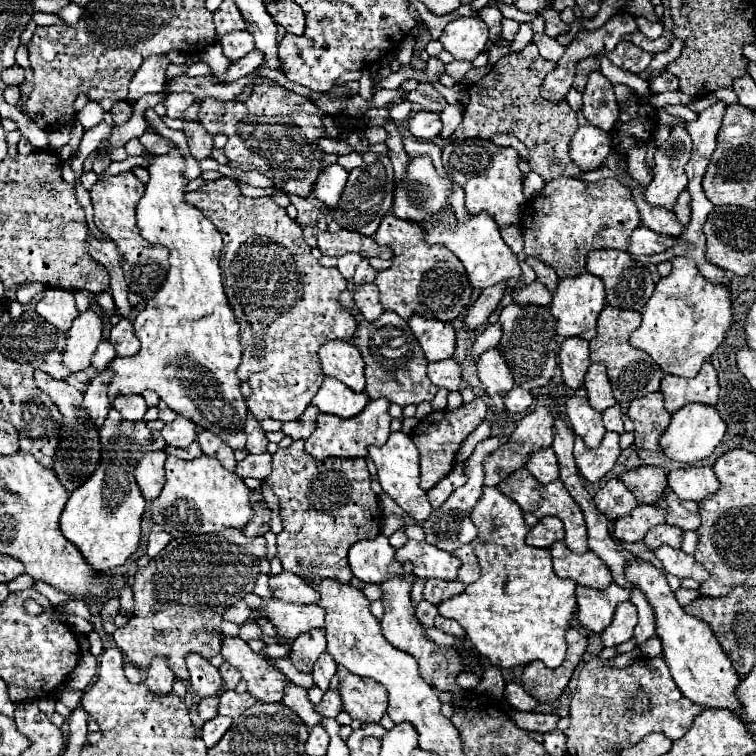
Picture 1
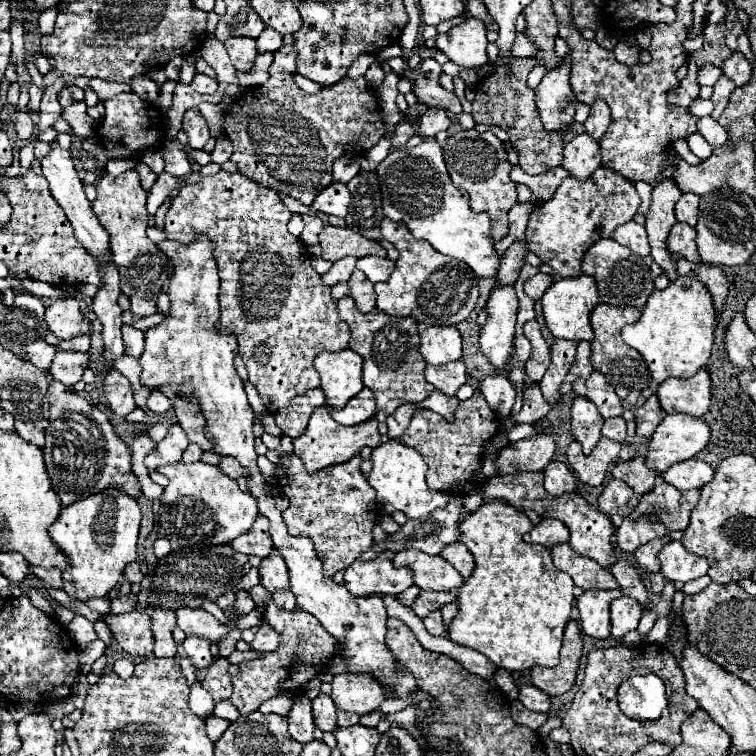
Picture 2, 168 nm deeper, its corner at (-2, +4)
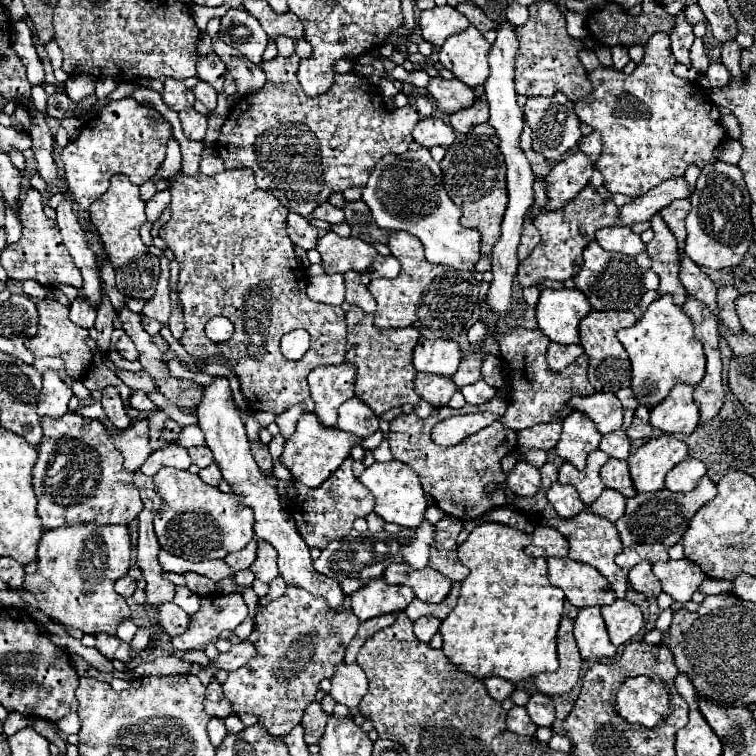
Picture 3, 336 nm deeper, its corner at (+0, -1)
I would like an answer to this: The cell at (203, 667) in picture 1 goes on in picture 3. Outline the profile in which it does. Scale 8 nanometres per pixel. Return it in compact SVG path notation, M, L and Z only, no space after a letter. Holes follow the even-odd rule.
M213 594L201 598L201 608L191 616L189 630L171 636L171 644L179 652L203 650L205 644L219 638L223 630L235 630L247 618L247 606L239 594Z

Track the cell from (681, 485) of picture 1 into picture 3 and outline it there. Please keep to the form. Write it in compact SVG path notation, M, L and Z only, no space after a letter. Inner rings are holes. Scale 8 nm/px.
M689 456L667 474L665 488L671 492L689 492L697 486L697 482L703 474L705 474L705 464L701 460Z

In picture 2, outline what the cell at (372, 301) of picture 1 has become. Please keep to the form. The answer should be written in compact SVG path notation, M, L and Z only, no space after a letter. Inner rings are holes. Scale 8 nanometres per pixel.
M355 269L353 275L349 277L349 289L351 289L351 297L355 299L355 305L361 313L369 313L375 309L375 291L373 291L373 283L367 281L365 273Z

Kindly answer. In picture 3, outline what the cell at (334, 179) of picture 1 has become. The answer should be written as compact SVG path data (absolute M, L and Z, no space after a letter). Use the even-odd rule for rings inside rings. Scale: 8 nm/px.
M329 202L317 206L317 210L313 210L311 216L313 216L313 218L319 218L319 220L325 220L325 222L331 222L331 224L339 224L339 222L343 222L343 218L345 218L345 216L343 216L343 210L331 206Z

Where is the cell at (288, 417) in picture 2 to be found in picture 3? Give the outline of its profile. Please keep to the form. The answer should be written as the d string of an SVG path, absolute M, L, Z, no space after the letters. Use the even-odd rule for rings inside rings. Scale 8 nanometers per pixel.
M305 400L305 402L301 402L301 404L297 404L297 406L291 406L291 408L285 410L281 416L277 416L275 422L279 424L281 436L283 436L283 438L289 438L289 436L295 432L295 424L297 424L299 416L305 414L305 412L311 412L311 410L313 410L313 402L311 402L311 400Z

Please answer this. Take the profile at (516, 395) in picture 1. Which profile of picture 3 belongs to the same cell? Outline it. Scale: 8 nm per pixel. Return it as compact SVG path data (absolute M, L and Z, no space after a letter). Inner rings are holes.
M479 380L479 382L475 382L475 384L463 386L463 388L461 388L461 394L465 396L465 400L467 400L469 404L481 404L481 402L487 402L487 400L491 400L491 398L495 396L495 388L489 386L487 382Z

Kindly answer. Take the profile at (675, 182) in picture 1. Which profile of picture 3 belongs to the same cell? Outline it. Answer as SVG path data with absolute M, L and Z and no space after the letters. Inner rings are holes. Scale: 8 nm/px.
M655 214L651 218L651 228L655 232L655 238L647 244L647 252L651 256L651 270L661 278L661 284L657 288L657 294L671 294L673 302L677 306L685 304L687 292L681 286L679 280L679 246L677 240L673 238L671 230L665 228L665 222L659 214Z

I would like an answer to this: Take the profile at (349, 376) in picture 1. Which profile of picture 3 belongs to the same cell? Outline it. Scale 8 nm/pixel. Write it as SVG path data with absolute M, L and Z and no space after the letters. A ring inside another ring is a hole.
M353 364L319 366L309 374L315 416L321 420L321 424L329 428L337 424L339 406L355 396L355 374L357 368Z

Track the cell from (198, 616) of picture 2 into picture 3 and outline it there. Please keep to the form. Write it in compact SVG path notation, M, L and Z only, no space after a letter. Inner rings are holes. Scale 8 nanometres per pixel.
M163 602L157 606L157 622L169 636L177 636L187 630L189 616L177 604Z

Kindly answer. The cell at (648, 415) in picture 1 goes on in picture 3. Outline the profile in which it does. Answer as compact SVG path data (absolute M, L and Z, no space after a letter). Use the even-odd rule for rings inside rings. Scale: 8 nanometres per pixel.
M639 406L635 410L633 424L625 430L629 438L651 438L653 426L649 424L649 414L651 414L651 408L647 408L647 406Z

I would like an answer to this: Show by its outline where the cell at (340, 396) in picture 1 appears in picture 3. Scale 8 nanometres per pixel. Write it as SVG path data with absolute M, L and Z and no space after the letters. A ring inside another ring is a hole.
M351 398L339 408L337 428L343 432L351 432L359 438L367 438L379 430L379 418L363 400Z

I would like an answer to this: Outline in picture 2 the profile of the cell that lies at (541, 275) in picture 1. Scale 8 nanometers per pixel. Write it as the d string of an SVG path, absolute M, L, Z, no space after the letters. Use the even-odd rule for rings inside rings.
M537 273L535 277L531 277L527 283L525 283L525 293L533 299L533 301L539 301L543 297L543 293L549 289L549 285L553 283L553 277L547 275L547 273Z

